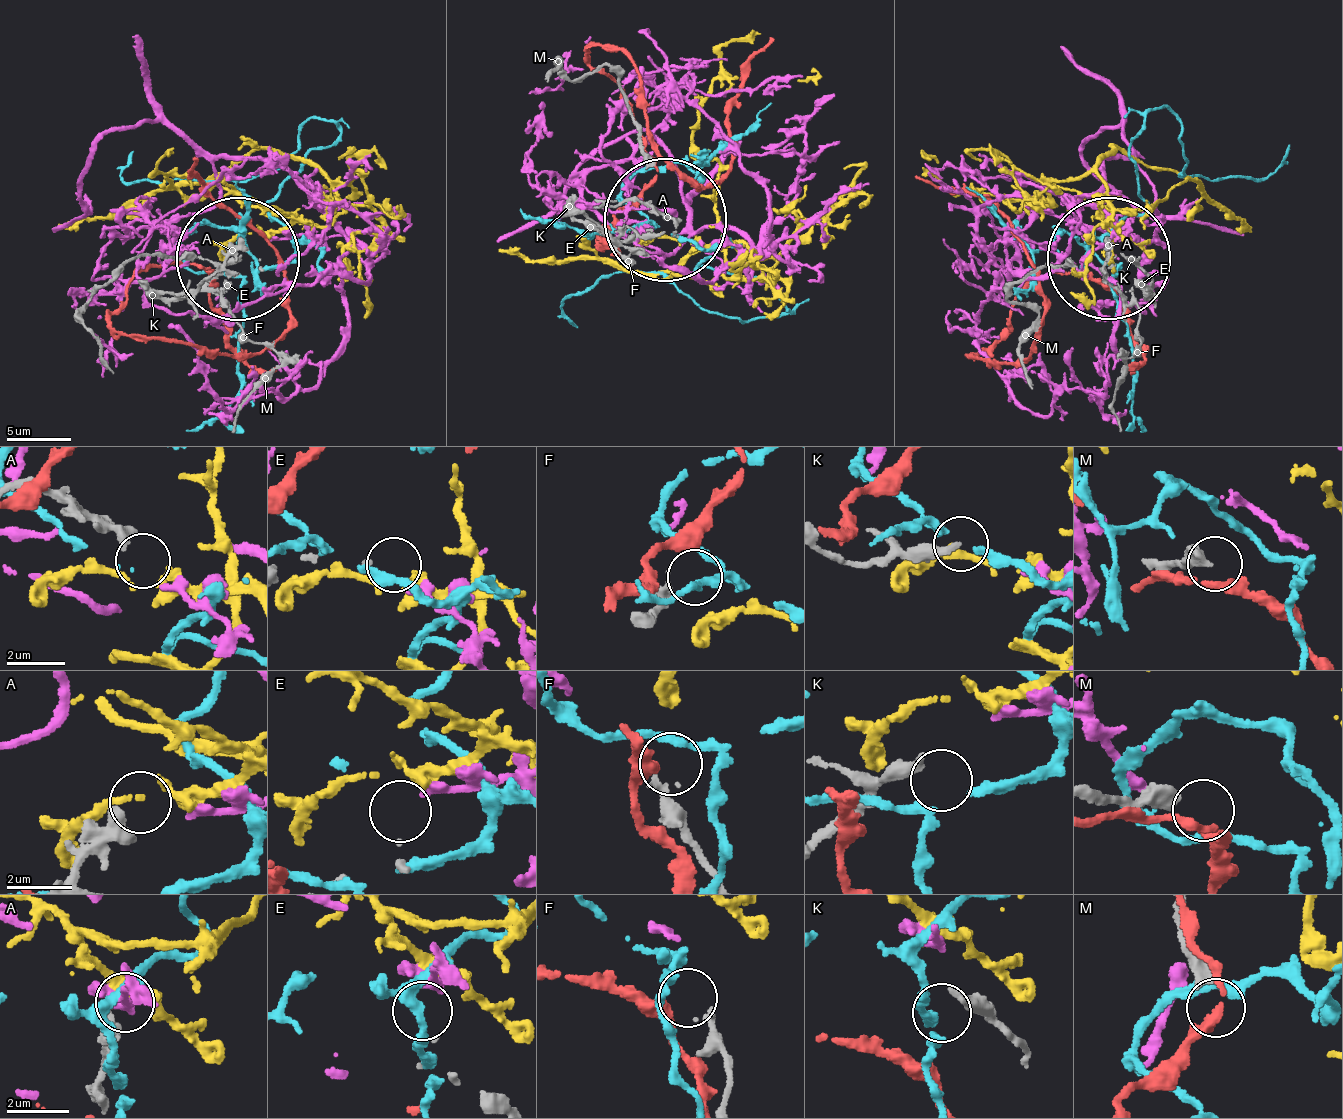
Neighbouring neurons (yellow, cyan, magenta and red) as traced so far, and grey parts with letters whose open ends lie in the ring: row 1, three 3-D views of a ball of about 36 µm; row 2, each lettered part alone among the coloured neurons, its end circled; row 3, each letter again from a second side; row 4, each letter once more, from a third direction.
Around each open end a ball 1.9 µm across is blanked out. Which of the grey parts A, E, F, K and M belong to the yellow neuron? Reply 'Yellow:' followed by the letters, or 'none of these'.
Yellow: A

